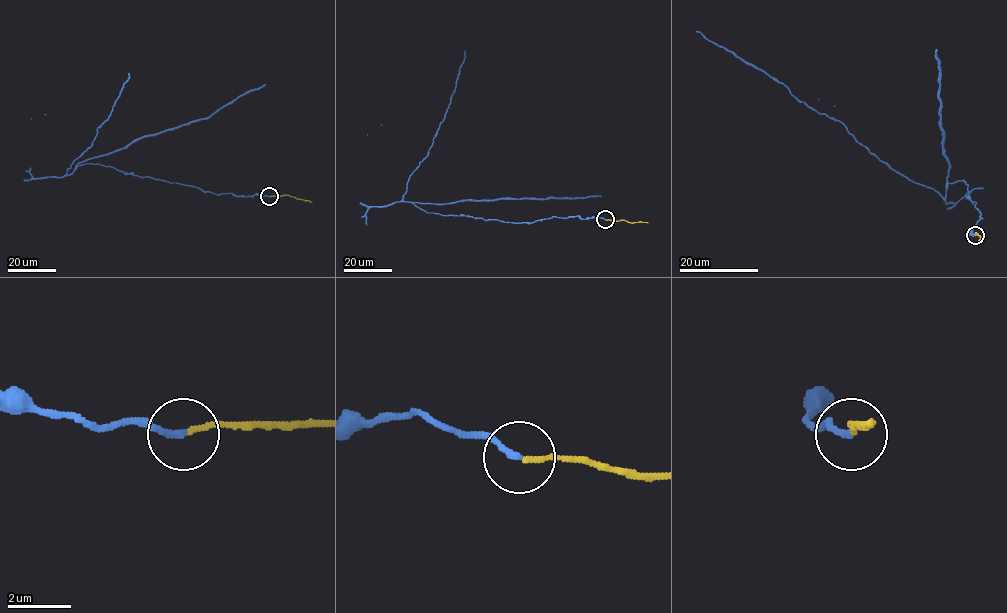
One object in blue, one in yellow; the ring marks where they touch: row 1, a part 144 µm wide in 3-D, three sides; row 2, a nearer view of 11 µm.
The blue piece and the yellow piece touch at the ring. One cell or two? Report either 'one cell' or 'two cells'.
two cells

